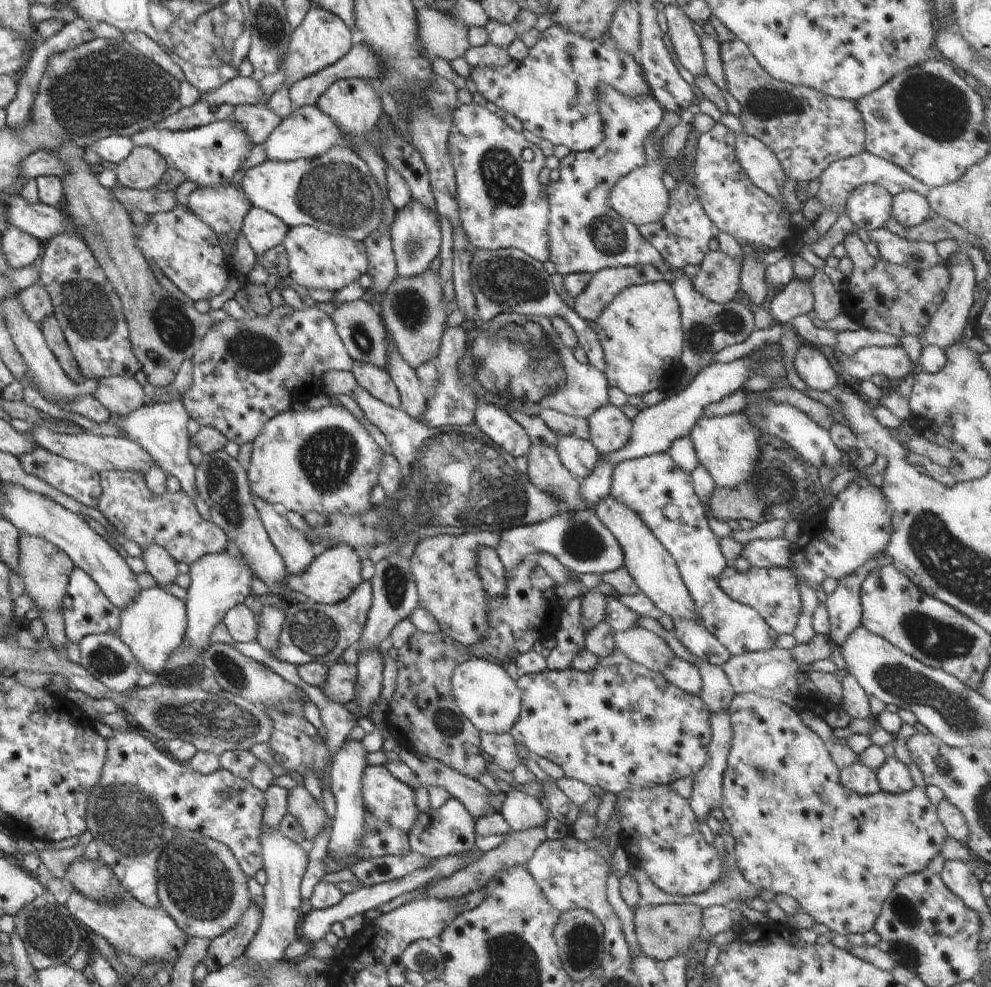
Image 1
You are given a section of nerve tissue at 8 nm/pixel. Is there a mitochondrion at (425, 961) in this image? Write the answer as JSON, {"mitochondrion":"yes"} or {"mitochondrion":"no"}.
{"mitochondrion":"yes"}

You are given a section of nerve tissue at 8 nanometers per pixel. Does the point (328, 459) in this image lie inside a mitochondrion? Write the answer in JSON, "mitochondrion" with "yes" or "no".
{"mitochondrion":"yes"}

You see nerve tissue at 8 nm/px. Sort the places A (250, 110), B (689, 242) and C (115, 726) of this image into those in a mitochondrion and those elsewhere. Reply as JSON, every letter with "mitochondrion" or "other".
{"A":"other","B":"other","C":"other"}

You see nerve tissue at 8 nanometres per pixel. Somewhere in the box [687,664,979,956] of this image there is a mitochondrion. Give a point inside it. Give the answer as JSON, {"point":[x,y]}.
{"point":[903,915]}

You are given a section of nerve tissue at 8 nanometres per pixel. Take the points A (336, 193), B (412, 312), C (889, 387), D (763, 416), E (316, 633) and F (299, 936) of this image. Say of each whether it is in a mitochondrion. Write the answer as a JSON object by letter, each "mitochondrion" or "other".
{"A":"mitochondrion","B":"mitochondrion","C":"other","D":"mitochondrion","E":"mitochondrion","F":"other"}

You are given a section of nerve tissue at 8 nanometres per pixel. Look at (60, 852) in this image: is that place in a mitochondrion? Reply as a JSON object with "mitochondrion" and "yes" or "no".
{"mitochondrion":"no"}

